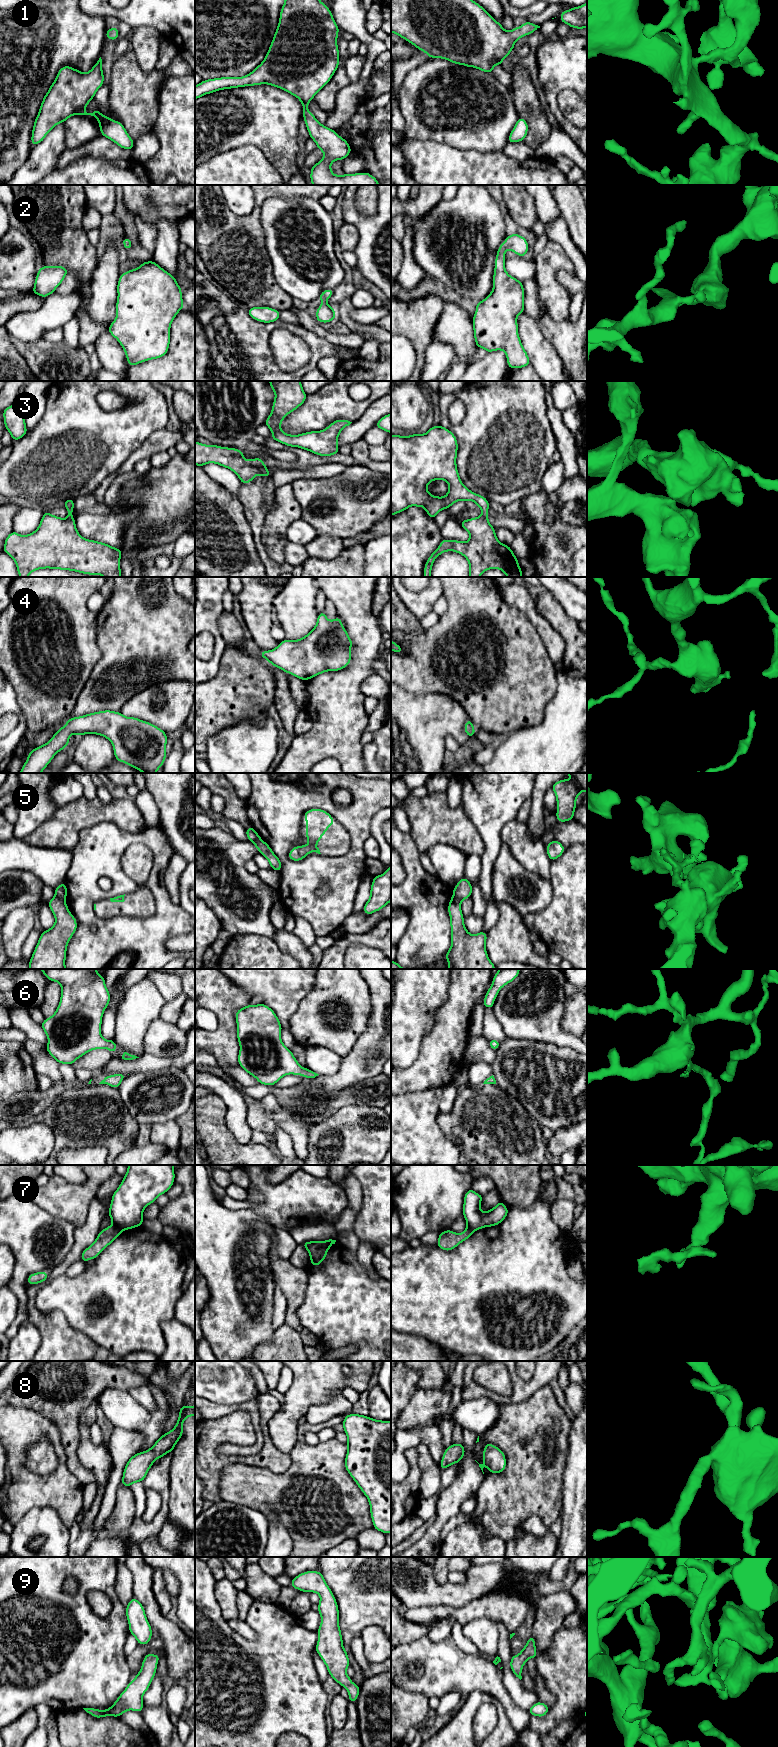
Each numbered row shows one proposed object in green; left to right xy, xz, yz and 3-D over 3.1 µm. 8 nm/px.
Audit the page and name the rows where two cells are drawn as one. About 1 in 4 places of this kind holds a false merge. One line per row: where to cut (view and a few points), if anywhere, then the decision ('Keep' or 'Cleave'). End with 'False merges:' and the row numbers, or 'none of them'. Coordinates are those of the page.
1: No split. Keep
2: No split. Keep
3: Split along yz (482, 514), (487, 518). Cleave
4: No split. Keep
5: Split along xy (55, 894), (64, 900). Cleave
6: No split. Keep
7: Split along xy (113, 1224), (122, 1230). Cleave
8: No split. Keep
9: No split. Keep
False merges: 3, 5, 7

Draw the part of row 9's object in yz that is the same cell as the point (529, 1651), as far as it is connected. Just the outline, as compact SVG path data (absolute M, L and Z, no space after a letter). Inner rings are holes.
M531 1635L525 1647L521 1649L521 1652L517 1656L515 1655L511 1656L510 1668L514 1673L514 1675L521 1680L522 1668L525 1665L526 1661L529 1658L535 1659L536 1656L537 1656L537 1650L535 1646L535 1638L533 1637L533 1635Z

